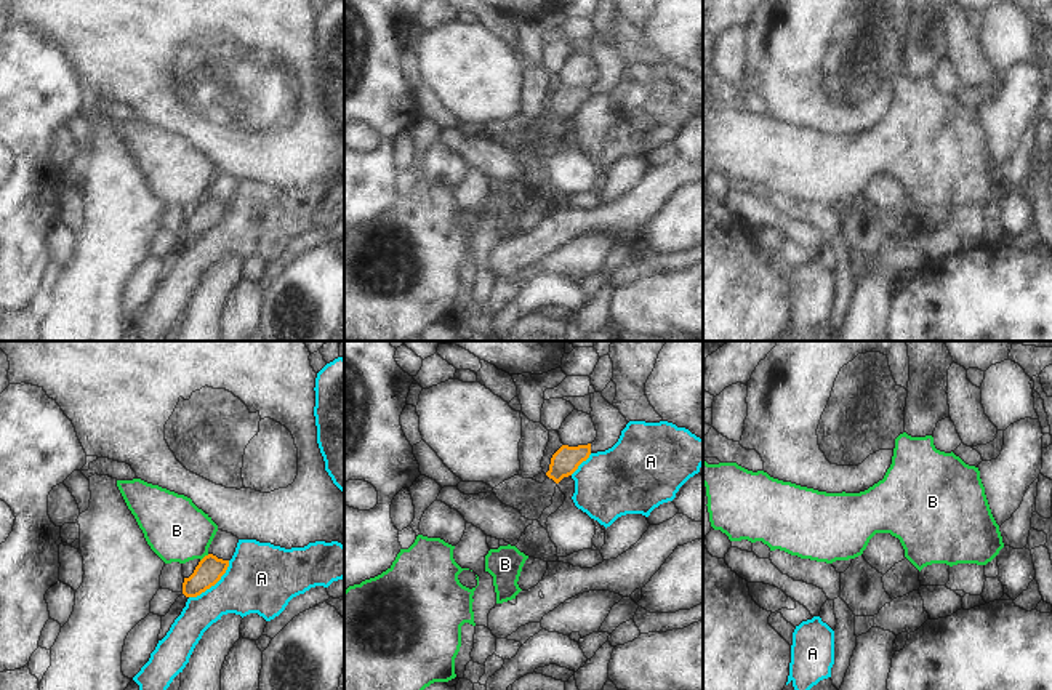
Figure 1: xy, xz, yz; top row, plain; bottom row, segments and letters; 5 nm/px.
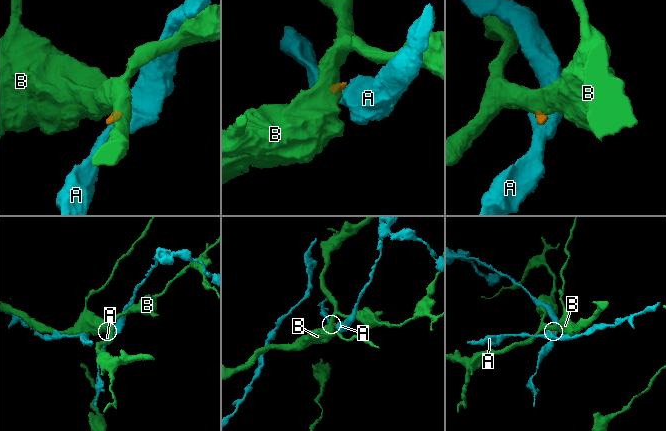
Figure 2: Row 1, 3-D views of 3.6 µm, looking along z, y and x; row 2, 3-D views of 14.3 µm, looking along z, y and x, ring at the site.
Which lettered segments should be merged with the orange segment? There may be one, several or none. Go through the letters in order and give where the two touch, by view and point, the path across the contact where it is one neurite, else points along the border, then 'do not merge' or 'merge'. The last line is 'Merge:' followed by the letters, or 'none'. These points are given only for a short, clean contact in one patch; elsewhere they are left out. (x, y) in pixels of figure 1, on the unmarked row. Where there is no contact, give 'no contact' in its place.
A: contact xy (213, 226); border xy (229, 202), (224, 215), (213, 226), (189, 239); do not merge
B: contact xy (204, 199); border xy (208, 196), (200, 202); do not merge
Merge: none

